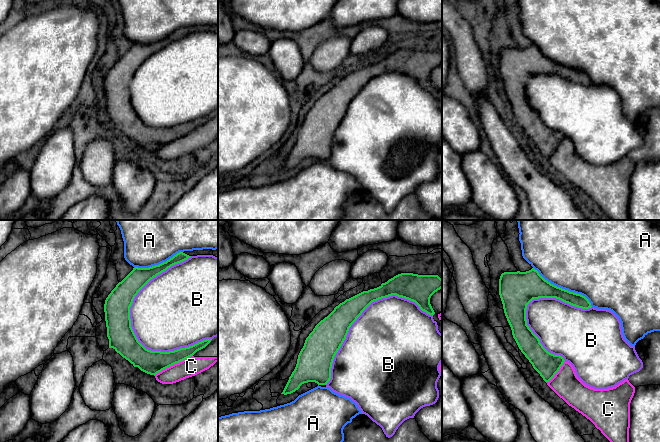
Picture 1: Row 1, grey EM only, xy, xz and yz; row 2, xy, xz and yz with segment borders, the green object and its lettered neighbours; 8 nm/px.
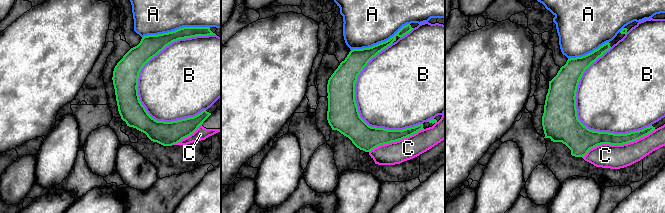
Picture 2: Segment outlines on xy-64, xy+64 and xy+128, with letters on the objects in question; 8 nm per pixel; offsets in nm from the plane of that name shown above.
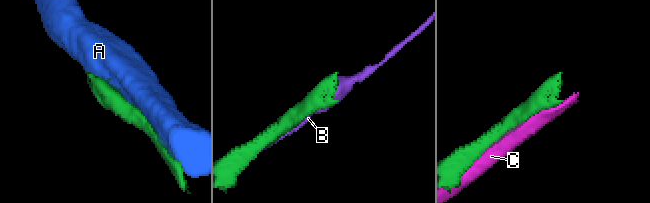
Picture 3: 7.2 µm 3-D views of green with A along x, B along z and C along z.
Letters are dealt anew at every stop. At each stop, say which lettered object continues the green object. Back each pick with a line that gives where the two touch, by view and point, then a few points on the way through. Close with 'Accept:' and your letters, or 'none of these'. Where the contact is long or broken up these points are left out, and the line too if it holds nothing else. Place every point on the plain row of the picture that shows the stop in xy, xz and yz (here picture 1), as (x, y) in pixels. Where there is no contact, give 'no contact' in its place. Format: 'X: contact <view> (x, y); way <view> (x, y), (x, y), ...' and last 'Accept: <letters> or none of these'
Accept: none of these

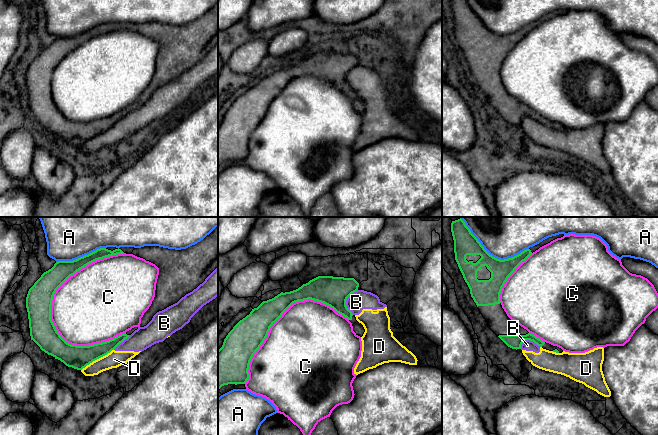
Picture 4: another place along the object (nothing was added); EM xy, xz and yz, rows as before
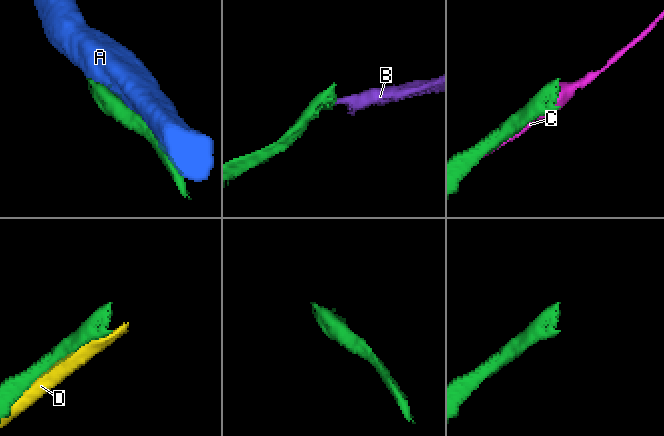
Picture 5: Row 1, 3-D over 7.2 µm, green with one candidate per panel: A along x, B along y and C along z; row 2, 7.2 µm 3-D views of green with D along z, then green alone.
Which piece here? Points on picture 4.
Accept: none of these

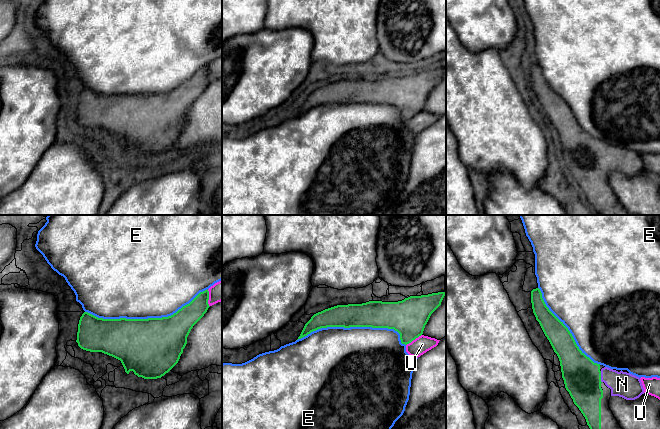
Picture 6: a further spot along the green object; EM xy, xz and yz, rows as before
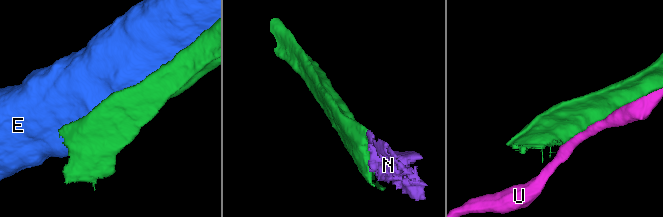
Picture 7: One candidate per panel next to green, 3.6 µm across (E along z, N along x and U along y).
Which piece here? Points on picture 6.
N: contact yz (600, 153)
Accept: N

